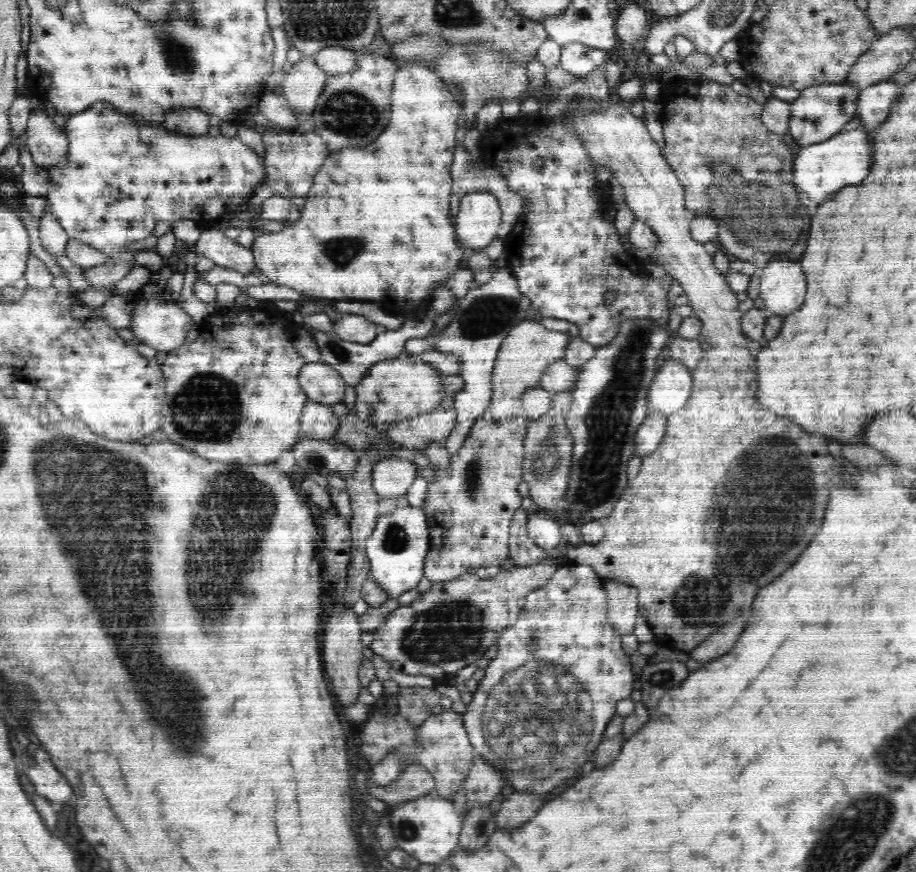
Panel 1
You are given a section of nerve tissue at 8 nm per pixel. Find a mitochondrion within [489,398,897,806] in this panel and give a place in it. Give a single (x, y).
(786, 511)

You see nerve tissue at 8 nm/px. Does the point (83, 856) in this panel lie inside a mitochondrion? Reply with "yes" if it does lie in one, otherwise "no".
no

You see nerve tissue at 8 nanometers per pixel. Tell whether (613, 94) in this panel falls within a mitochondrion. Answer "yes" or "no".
no

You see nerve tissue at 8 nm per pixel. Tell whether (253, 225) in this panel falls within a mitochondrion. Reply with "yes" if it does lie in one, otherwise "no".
no

